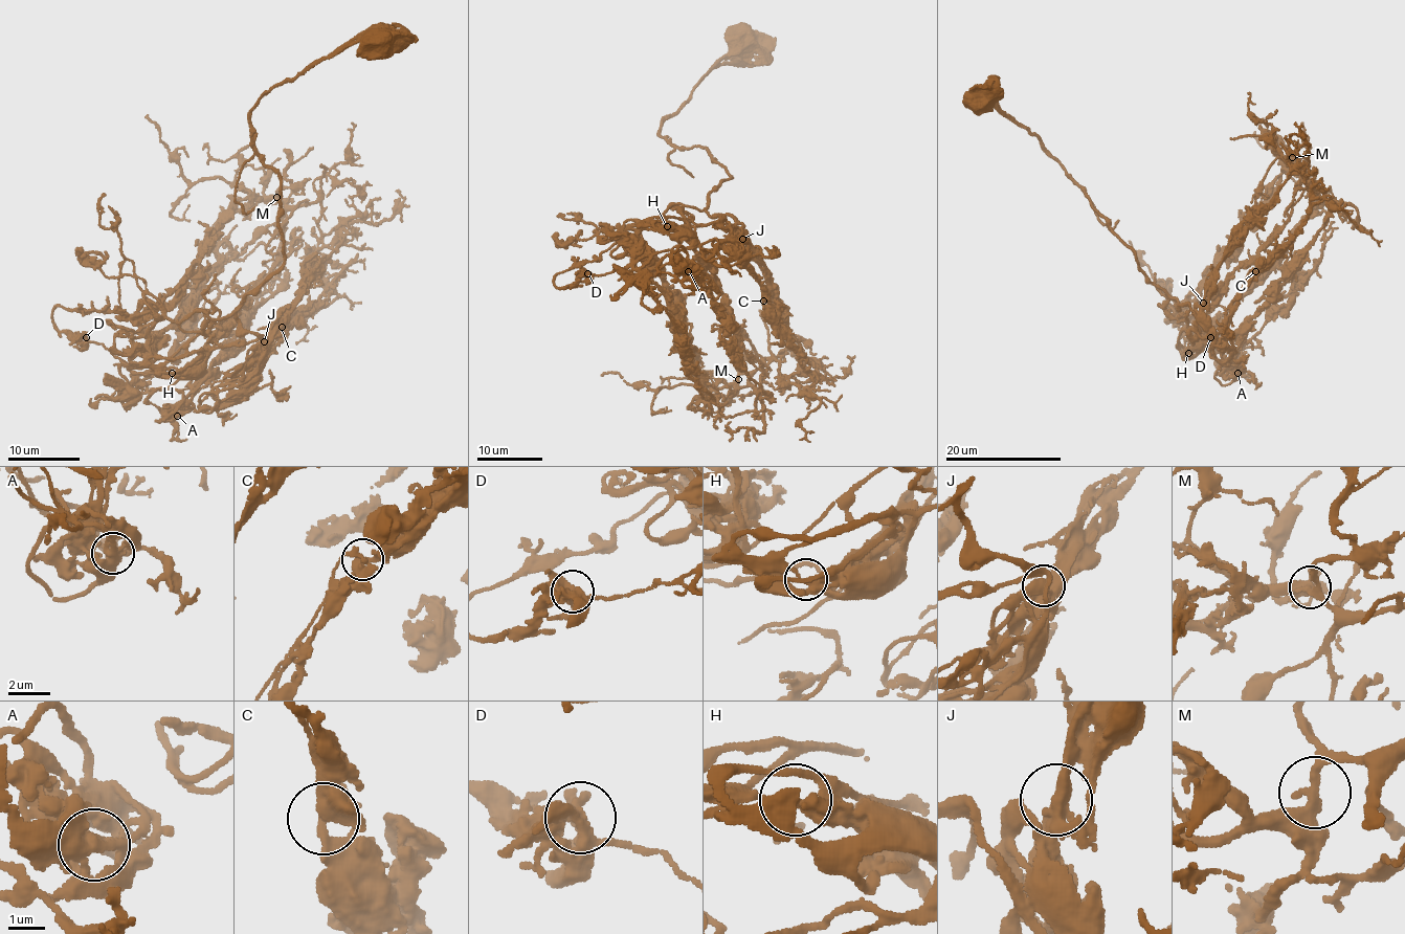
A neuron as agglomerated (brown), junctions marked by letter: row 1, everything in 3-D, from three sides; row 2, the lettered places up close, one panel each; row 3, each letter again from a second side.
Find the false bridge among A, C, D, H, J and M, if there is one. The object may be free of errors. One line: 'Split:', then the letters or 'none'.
Split: none

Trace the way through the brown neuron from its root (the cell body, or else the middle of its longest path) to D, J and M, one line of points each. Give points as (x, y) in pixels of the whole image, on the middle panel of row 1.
D: (740, 44), (659, 133), (706, 147), (731, 177), (703, 210), (672, 203), (638, 235), (624, 267), (587, 272)
J: (740, 44), (659, 133), (706, 147), (725, 168), (731, 177), (707, 209), (742, 222), (742, 238)
M: (740, 44), (659, 133), (706, 147), (731, 177), (703, 210), (672, 203), (636, 239), (697, 369), (738, 379)

